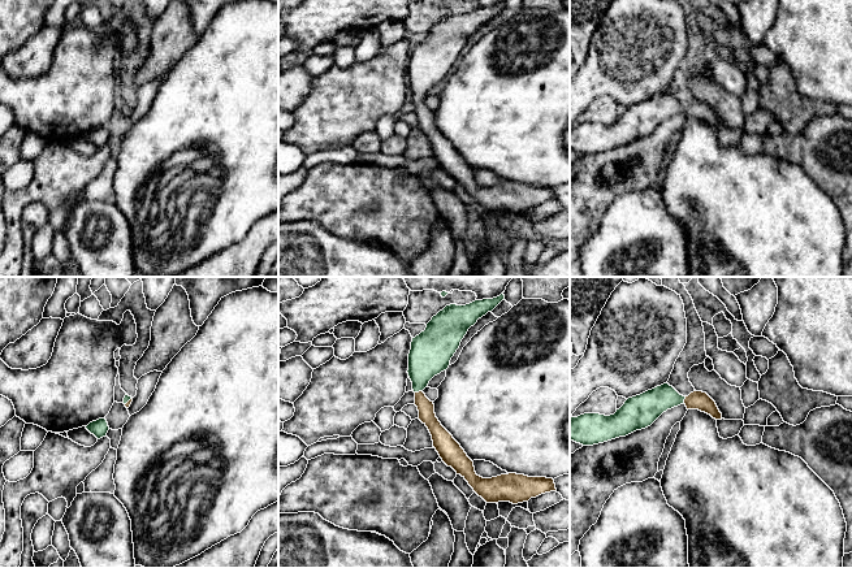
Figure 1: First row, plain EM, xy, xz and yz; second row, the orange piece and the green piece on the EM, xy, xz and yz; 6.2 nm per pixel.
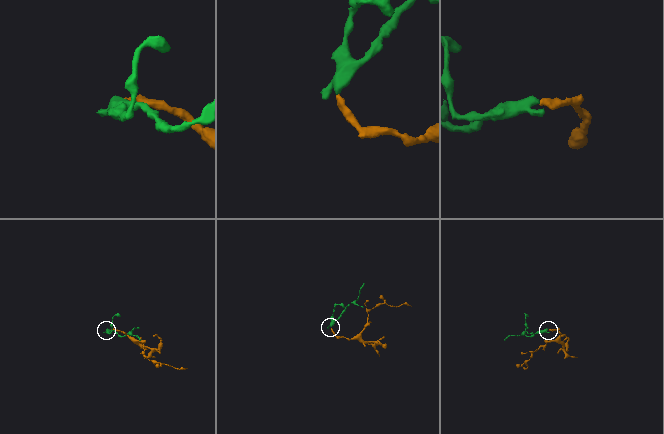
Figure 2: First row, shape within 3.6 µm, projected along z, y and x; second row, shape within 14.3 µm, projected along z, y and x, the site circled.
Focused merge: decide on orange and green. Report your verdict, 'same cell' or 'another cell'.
same cell

